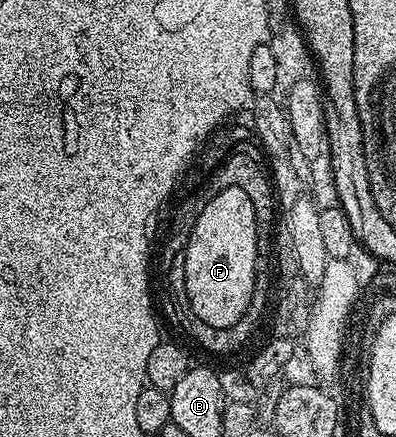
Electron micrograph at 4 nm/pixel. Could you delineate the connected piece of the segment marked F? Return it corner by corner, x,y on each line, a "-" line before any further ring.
231,188
226,194
217,194
214,202
204,207
195,226
191,230
191,238
187,246
190,248
190,258
186,262
186,282
190,286
186,290
186,302
191,302
207,321
215,321
221,326
227,322
235,322
241,306
246,306
246,298
250,298
250,281
254,271
254,209
246,202
244,188

